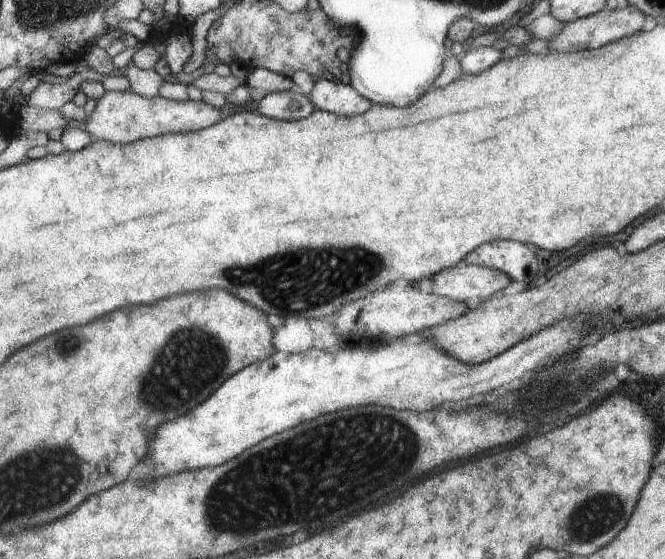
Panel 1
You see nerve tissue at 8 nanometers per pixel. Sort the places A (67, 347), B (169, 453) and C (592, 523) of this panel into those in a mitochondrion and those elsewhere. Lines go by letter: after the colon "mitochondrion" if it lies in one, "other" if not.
A: mitochondrion
B: other
C: mitochondrion

